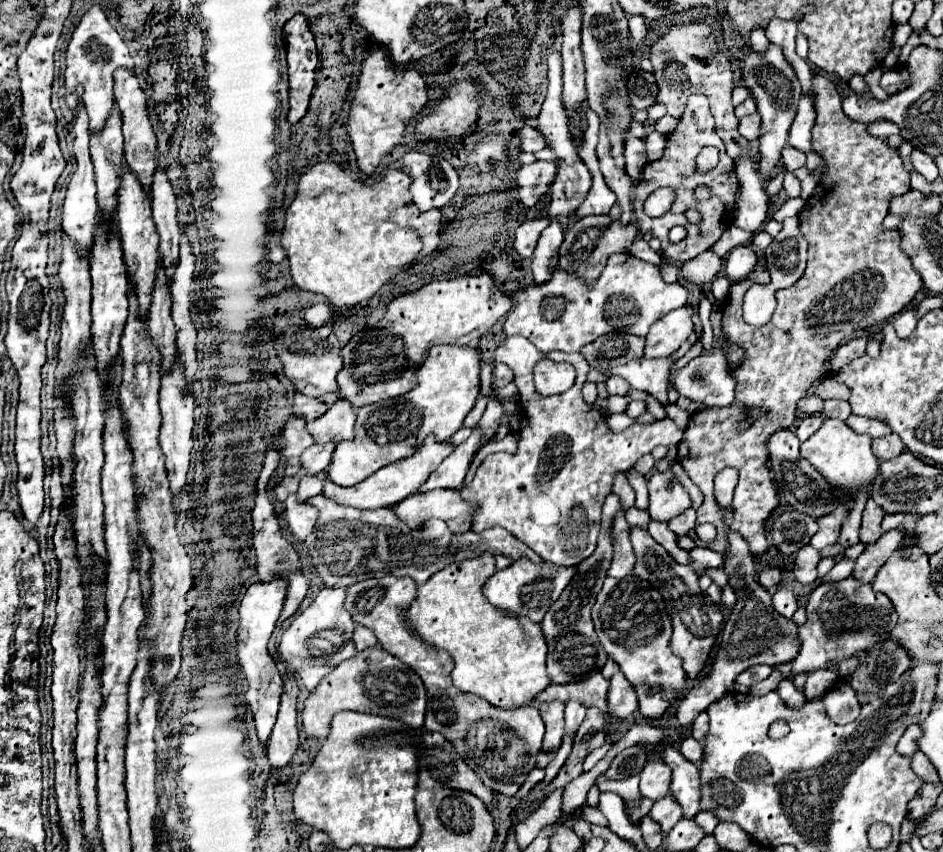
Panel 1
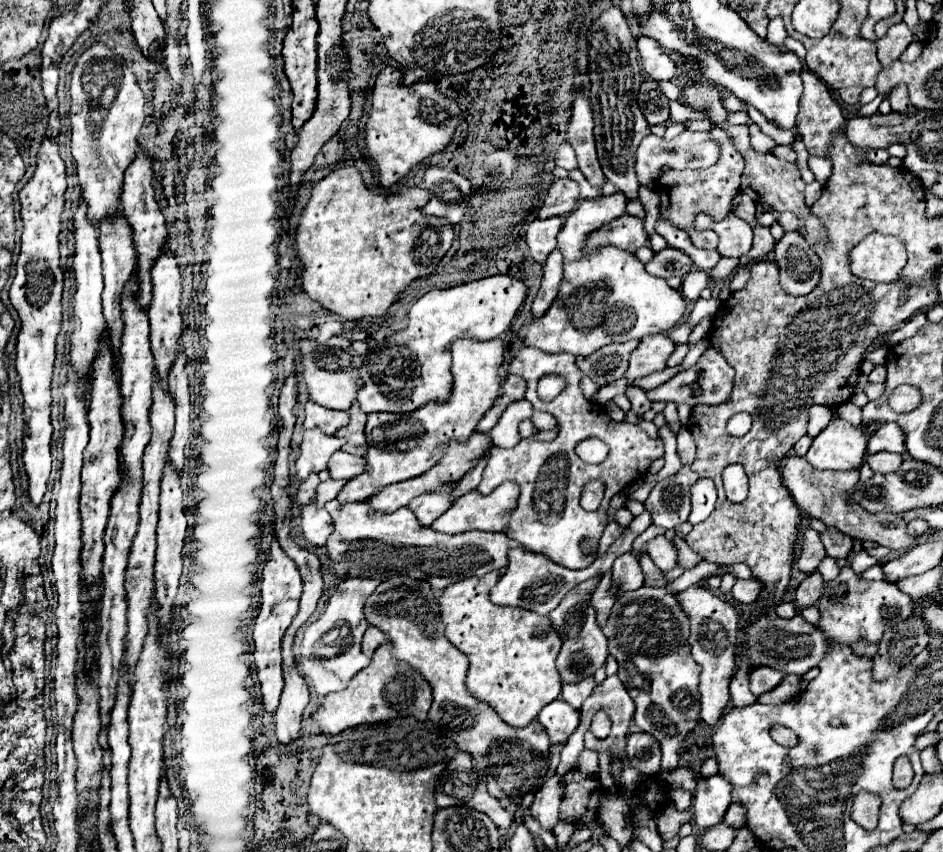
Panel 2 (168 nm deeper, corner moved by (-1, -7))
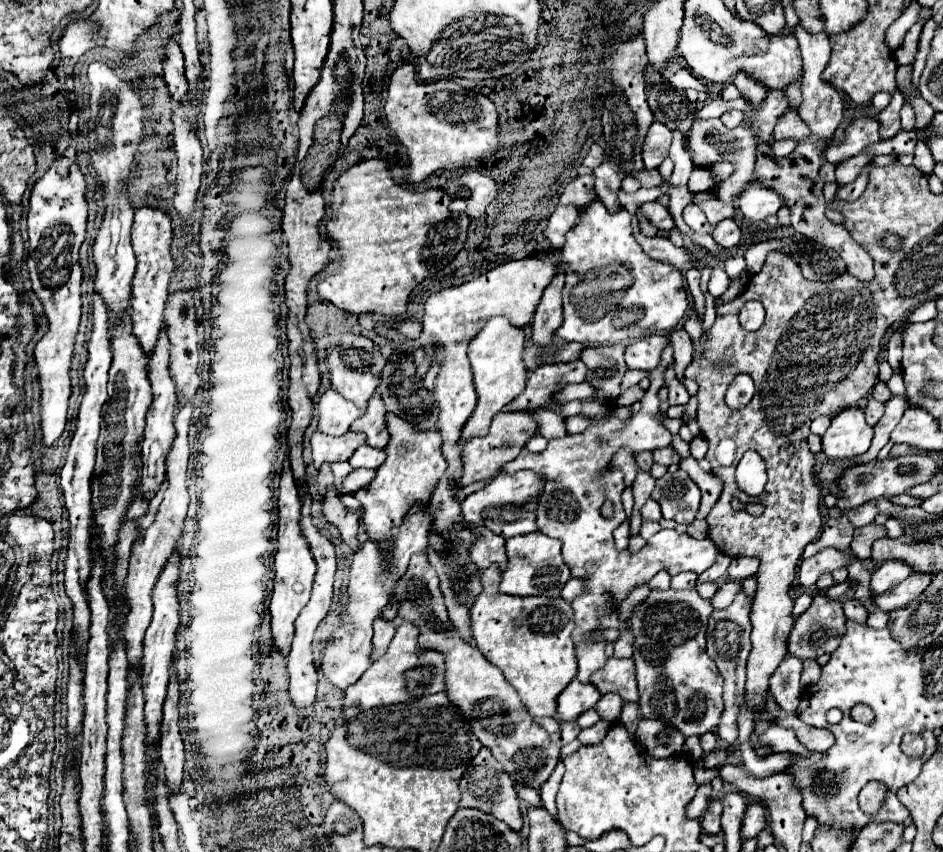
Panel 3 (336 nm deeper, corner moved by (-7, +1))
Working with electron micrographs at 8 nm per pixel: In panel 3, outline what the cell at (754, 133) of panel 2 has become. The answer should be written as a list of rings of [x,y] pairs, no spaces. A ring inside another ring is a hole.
[[[788,110],[786,114],[782,114],[782,118],[778,120],[772,138],[780,140],[780,138],[794,138],[794,140],[802,140],[810,134],[808,126],[802,122],[802,118],[798,116],[796,110]]]

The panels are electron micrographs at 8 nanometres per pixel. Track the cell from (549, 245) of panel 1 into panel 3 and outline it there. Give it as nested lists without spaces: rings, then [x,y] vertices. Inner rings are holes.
[[[558,272],[544,290],[542,300],[534,312],[532,338],[540,346],[548,346],[552,342],[554,330],[562,324],[562,288],[564,288],[564,272]]]

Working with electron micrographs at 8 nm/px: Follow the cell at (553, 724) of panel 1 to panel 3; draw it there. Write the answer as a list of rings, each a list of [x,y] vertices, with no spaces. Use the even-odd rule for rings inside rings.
[[[572,680],[570,686],[564,688],[564,692],[558,696],[558,710],[556,718],[560,724],[576,722],[576,718],[594,708],[600,700],[600,692],[592,684],[582,684],[578,680]]]

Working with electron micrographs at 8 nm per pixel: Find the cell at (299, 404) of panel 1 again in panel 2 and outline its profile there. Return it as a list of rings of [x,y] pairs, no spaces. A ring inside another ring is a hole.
[[[306,402],[306,418],[304,418],[304,428],[318,428],[322,430],[326,436],[334,436],[342,426],[346,426],[350,422],[348,412],[340,412],[340,410],[330,410],[324,408],[316,402]]]

